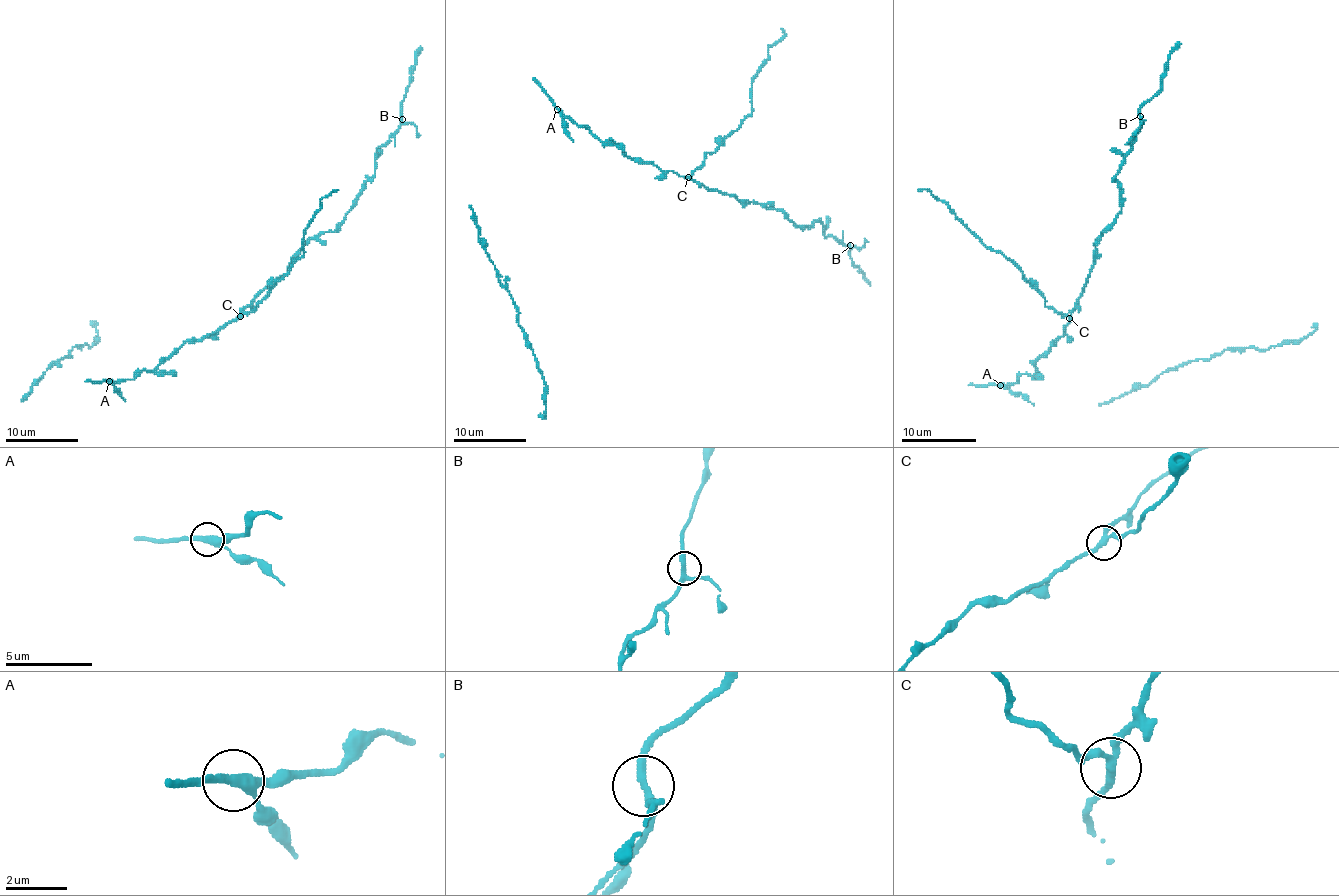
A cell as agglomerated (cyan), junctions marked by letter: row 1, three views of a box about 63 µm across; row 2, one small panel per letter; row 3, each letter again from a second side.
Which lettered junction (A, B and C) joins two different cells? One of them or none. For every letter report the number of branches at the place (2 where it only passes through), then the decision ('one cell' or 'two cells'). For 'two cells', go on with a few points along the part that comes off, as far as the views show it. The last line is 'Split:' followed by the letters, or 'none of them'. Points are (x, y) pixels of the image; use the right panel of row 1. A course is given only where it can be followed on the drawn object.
A: branches 3; one cell
B: branches 3; one cell
C: branches 3; two cells; course (1069, 318), (1049, 308), (1045, 299), (1004, 254), (991, 251), (950, 208), (927, 189), (918, 189)
Split: C

